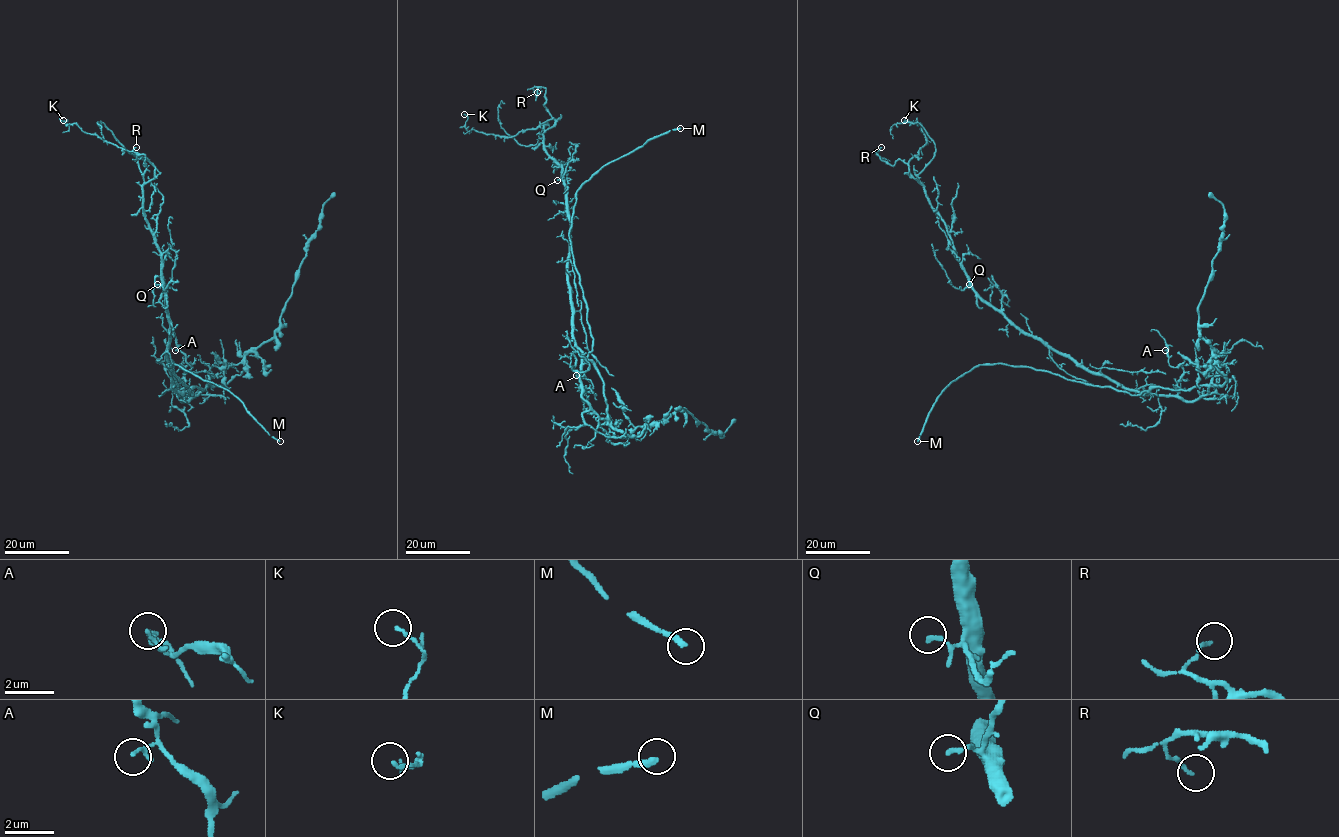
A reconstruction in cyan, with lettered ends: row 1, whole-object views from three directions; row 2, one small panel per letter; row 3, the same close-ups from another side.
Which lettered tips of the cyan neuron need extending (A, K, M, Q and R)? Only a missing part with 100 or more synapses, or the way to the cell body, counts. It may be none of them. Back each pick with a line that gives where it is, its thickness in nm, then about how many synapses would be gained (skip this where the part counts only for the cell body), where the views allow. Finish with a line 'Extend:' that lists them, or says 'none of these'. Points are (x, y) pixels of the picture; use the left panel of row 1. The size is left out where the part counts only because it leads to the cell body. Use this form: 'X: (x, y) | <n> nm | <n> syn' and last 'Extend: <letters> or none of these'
M: (280, 441) | 280 nm
Extend: M

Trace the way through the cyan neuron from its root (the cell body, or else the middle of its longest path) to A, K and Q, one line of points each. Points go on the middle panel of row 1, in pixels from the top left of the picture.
A: (569, 297), (572, 334), (581, 358), (579, 388), (585, 388), (585, 394), (593, 384), (589, 379), (576, 375)
K: (569, 297), (566, 189), (562, 169), (546, 152), (543, 137), (555, 120), (500, 136), (469, 131), (464, 114)
Q: (569, 297), (569, 215), (565, 184), (557, 180)

